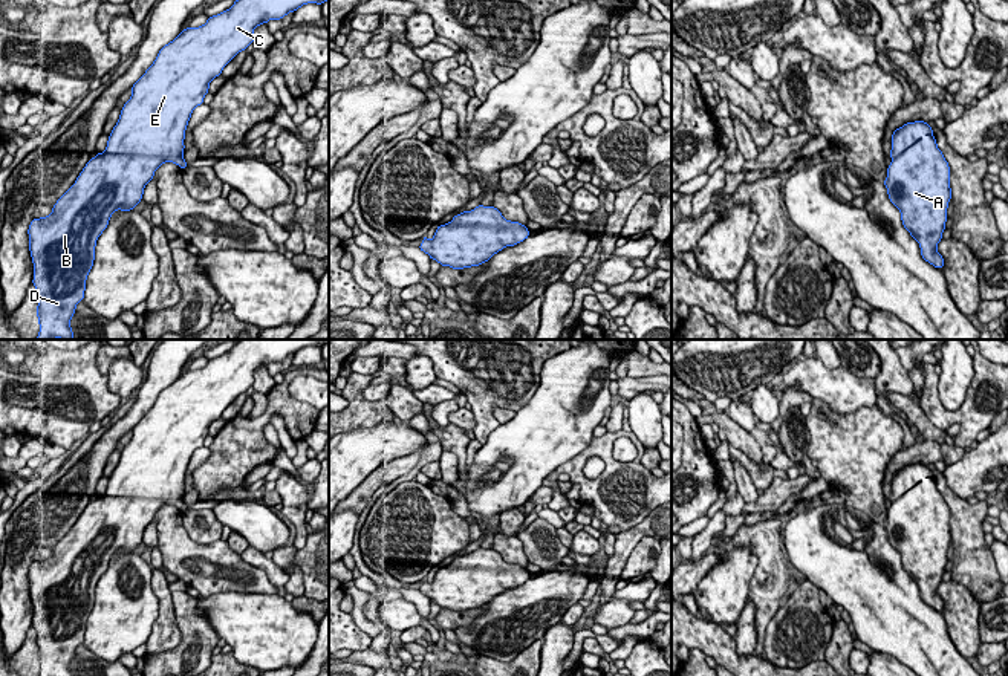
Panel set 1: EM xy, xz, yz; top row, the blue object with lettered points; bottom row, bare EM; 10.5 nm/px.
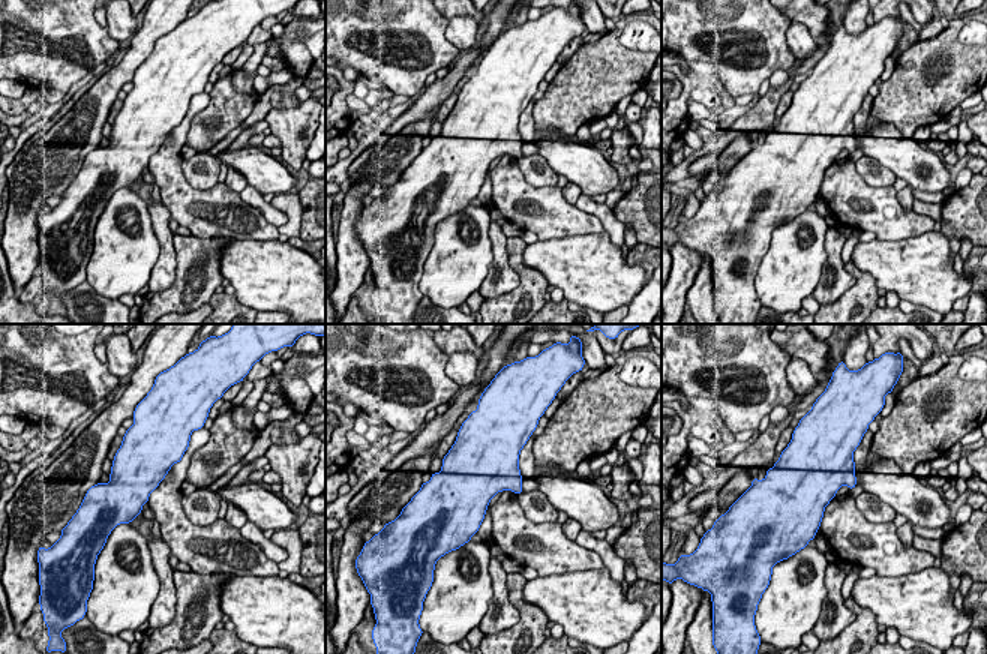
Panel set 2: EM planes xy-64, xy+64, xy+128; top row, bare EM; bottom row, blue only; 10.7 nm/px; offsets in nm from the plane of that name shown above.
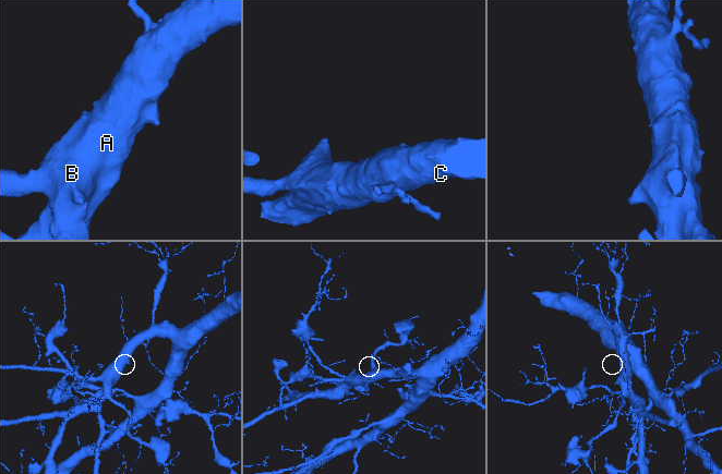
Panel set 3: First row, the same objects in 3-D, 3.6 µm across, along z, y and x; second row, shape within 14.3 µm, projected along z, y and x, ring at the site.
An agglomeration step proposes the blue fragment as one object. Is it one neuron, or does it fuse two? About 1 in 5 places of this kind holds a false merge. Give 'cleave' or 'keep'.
keep

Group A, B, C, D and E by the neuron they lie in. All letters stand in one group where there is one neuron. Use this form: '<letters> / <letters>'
A B C D E

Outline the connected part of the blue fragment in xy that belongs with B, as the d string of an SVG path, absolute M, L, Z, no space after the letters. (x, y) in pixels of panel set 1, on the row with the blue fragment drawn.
M236 0L229 9L208 17L205 24L184 29L159 50L153 64L133 84L132 96L109 135L106 151L90 158L49 216L35 217L29 225L32 284L37 289L40 324L35 340L73 340L70 320L84 298L98 237L116 210L132 211L142 200L145 185L162 164L173 162L182 170L187 168L182 154L191 113L203 104L210 83L239 52L254 43L254 29L269 20L280 20L303 5L324 2L329 0Z

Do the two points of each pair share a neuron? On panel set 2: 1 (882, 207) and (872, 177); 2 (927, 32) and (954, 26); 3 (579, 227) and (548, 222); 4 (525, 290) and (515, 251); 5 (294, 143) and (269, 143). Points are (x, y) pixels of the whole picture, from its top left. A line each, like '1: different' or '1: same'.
1: different
2: different
3: same
4: same
5: different

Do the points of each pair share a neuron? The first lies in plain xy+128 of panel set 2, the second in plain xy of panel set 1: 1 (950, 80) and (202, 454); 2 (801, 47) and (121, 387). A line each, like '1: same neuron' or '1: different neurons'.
1: different neurons
2: same neuron

